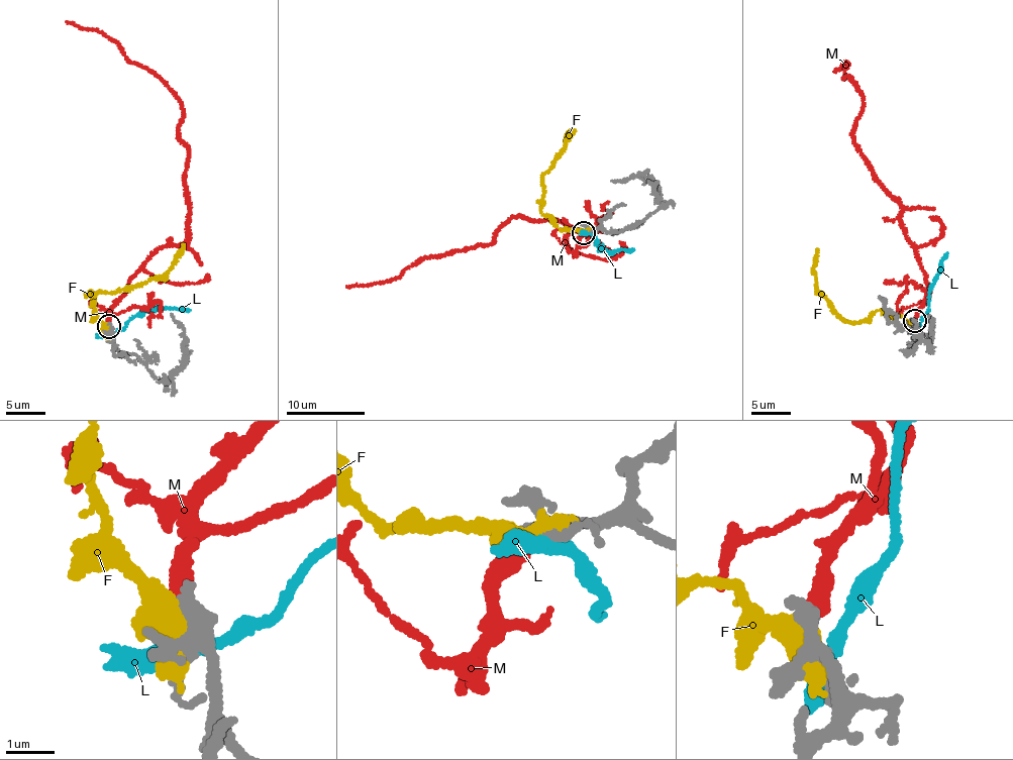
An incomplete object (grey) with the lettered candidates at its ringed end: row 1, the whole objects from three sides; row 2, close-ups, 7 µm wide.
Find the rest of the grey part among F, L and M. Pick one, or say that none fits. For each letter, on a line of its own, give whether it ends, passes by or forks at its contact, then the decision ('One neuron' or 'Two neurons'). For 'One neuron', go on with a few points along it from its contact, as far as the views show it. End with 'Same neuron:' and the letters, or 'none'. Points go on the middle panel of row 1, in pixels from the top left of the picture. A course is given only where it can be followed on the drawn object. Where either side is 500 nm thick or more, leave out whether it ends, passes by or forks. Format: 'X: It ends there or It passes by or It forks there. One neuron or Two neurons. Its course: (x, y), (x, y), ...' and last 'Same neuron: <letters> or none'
F: Two neurons
L: It passes by. Two neurons
M: It ends there. One neuron. Its course: (583, 232), (573, 255), (565, 239), (579, 231), (518, 216), (484, 247), (429, 255), (394, 280), (346, 288)
Same neuron: M

